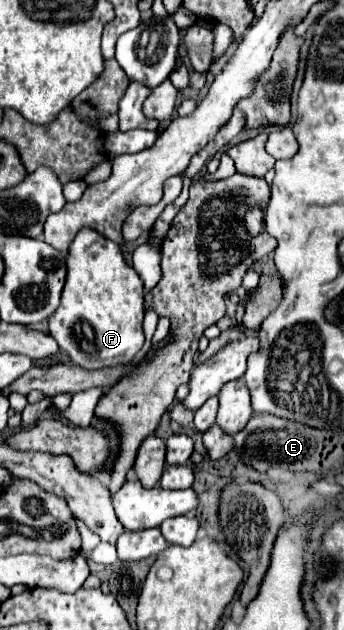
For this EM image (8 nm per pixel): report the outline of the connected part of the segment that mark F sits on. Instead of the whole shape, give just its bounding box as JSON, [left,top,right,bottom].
[50,228,144,370]

